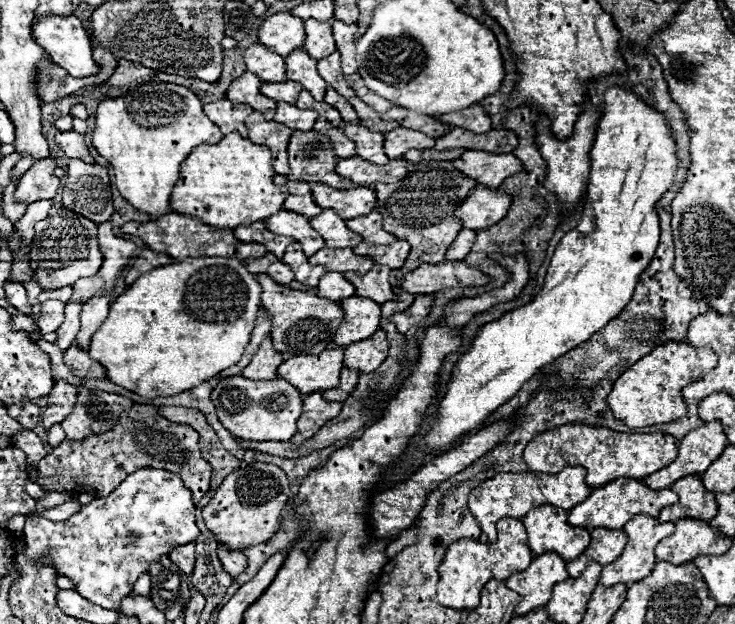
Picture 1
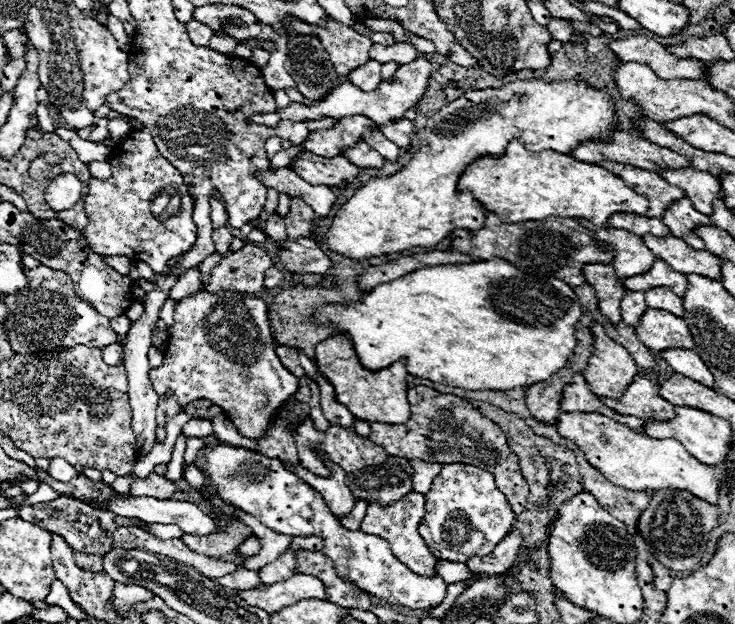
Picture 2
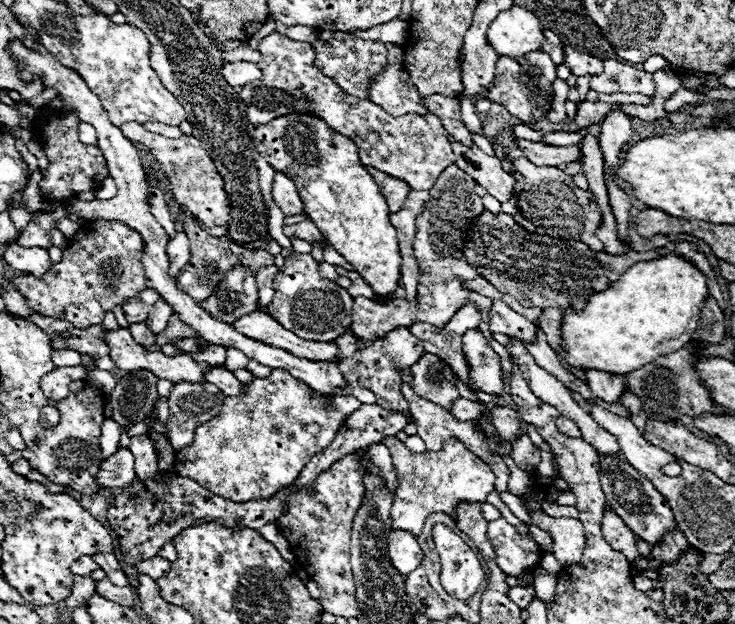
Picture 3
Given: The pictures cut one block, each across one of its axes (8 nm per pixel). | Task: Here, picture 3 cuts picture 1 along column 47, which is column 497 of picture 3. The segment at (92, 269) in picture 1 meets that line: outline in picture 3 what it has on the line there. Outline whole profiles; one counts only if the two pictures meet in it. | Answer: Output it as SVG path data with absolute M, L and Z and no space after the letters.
M486 210L476 222L472 222L464 256L482 278L502 294L514 296L524 308L558 308L562 312L574 308L580 312L592 294L604 292L610 286L596 254L584 242L524 232L524 228L504 212L492 216Z

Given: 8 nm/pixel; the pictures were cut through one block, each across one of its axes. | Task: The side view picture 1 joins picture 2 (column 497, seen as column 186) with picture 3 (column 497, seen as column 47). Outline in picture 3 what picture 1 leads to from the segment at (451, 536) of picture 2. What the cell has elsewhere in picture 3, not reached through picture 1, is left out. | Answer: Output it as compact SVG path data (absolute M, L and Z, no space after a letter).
M504 518L488 522L488 540L496 550L496 562L506 576L518 576L536 566L542 552L530 536L516 532Z

